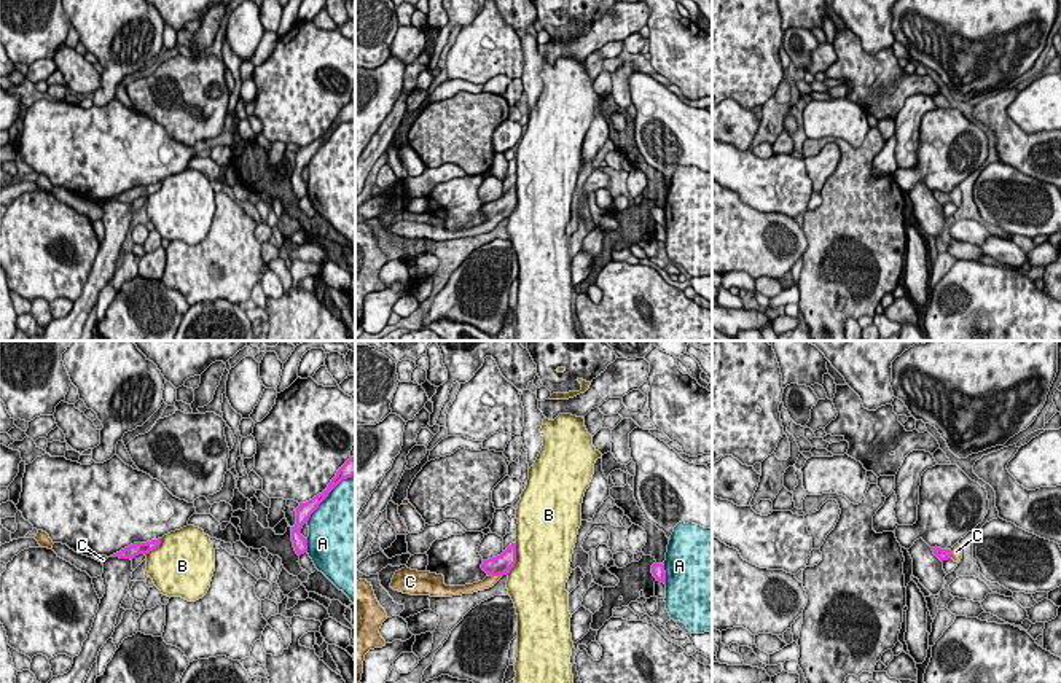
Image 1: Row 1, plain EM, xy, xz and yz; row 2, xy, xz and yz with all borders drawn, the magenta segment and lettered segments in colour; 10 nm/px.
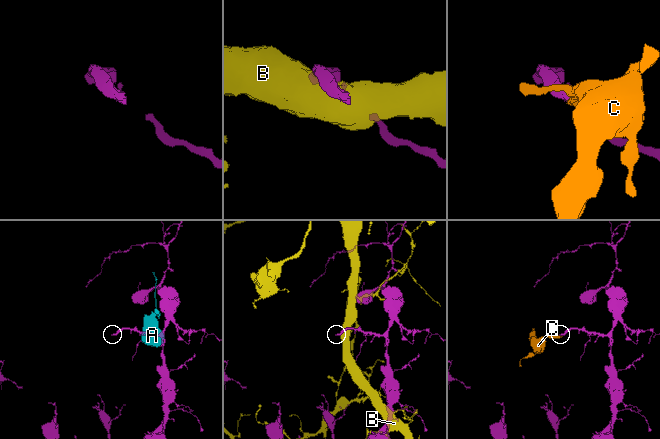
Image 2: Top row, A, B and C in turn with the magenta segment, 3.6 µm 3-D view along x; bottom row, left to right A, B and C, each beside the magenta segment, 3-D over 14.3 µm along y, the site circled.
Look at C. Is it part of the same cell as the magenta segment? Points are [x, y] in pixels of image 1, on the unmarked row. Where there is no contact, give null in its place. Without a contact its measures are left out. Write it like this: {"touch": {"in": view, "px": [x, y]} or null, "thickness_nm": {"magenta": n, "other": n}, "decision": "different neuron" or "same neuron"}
{"touch": {"in": "xz", "px": [494, 218]}, "thickness_nm": {"magenta": 200, "other": 120}, "decision": "same neuron"}

